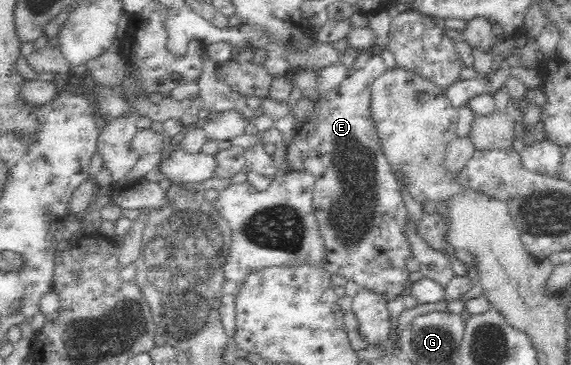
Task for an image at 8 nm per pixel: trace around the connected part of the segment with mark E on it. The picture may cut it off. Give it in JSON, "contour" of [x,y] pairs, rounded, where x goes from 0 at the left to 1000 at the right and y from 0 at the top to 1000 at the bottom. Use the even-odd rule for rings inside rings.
{"contour":[[[658,134],[620,142],[623,167],[608,189],[602,222],[567,252],[553,277],[539,332],[520,353],[518,370],[503,392],[497,452],[508,468],[539,466],[553,499],[546,573],[555,625],[567,671],[567,715],[560,729],[580,756],[592,753],[620,773],[630,789],[655,797],[678,825],[713,803],[718,742],[709,732],[722,701],[715,658],[706,636],[713,597],[697,490],[687,449],[669,405],[664,359],[651,323],[651,227],[676,192],[676,178]]]}

